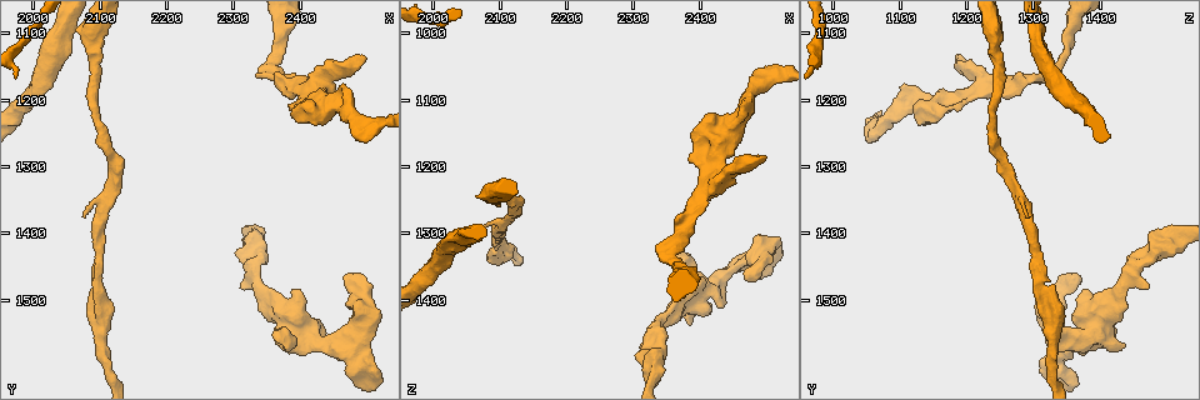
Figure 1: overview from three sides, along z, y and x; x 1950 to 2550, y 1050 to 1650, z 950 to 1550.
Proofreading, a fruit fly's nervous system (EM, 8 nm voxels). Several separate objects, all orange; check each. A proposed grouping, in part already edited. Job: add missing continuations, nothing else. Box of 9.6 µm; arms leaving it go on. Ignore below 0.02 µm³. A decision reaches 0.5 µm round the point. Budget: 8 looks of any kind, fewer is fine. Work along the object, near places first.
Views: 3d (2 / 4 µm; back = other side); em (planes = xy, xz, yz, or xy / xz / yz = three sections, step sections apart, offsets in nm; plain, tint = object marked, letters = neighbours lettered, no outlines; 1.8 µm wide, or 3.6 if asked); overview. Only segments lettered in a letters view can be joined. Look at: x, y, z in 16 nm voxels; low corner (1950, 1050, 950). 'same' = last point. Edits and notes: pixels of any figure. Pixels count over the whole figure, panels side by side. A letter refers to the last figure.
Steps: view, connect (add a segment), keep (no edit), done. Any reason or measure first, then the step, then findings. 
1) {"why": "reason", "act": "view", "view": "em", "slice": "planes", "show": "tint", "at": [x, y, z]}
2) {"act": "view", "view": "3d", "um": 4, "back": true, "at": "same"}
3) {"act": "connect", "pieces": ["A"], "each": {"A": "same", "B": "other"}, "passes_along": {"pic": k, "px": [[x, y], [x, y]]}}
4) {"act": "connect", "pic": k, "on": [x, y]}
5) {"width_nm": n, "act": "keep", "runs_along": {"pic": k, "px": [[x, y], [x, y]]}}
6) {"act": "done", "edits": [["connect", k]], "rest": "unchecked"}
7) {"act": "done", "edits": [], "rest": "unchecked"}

{"why": "branch stops here", "act": "view", "view": "em", "slice": "xz", "step": 4, "show": "tint", "at": [2310, 1485, 1470]}

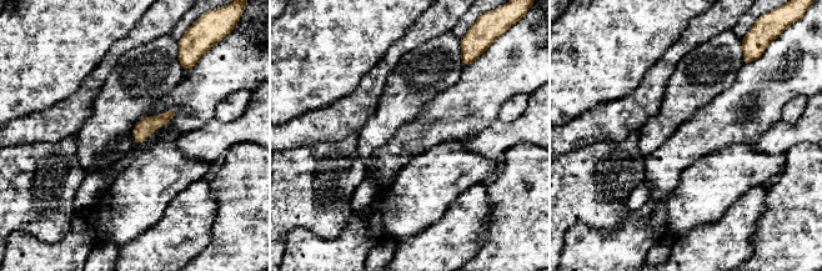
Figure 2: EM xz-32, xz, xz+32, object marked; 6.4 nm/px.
{"act": "view", "view": "em", "slice": "planes", "show": "letters", "at": "same"}

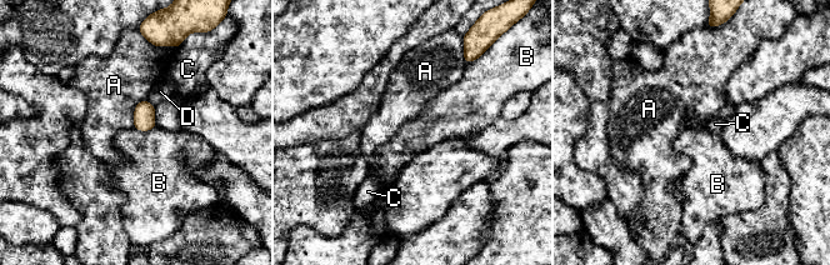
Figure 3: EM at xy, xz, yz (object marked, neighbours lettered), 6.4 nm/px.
{"act": "keep", "each": {"A": "other", "B": "other", "C": "other", "D": "other"}, "border": {"pic": 3, "px": [[134, 126], [140, 130], [155, 128]]}, "found": "no lettered segment goes on from it"}

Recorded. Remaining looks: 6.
{"why": "free end", "act": "view", "view": "em", "slice": "xz", "step": 16, "show": "tint", "at": [2385, 1570, 1435]}

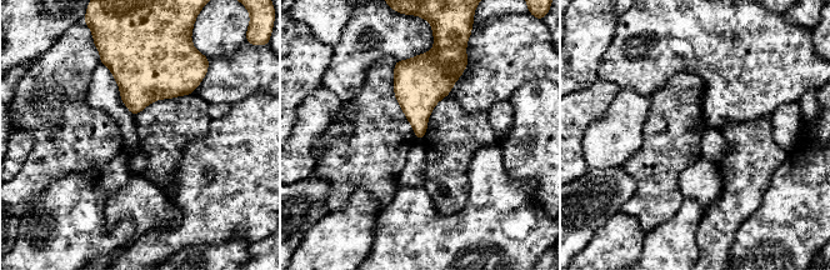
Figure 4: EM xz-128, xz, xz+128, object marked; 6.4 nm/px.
{"why": "another direction", "act": "view", "view": "em", "slice": "yz", "step": 8, "show": "letters", "at": "same"}

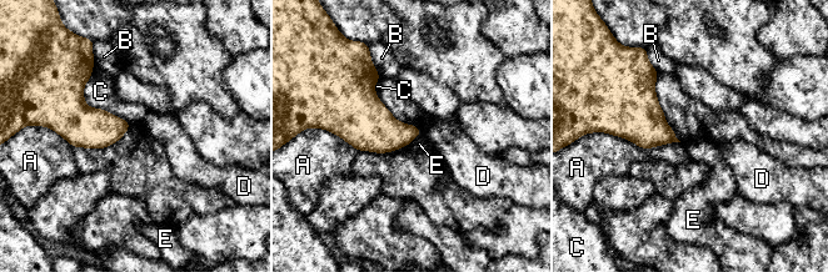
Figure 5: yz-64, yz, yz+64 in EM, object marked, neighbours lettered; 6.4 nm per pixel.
{"act": "keep", "each": {"A": "other", "B": "other", "C": "other", "D": "other", "E": "other"}, "border": {"pic": 5, "px": [[420, 134], [408, 144]]}, "found": "none of them fits"}

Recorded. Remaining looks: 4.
{"why": "branch stops here", "act": "view", "view": "3d", "um": 4, "back": true, "at": [2495, 1135, 1190]}

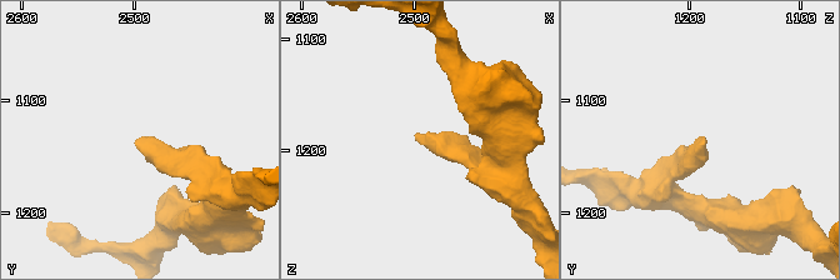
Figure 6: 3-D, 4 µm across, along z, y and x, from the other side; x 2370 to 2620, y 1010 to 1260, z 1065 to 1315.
{"act": "view", "view": "em", "slice": "xy", "step": 4, "show": "letters", "at": [2496, 1130, 1186]}

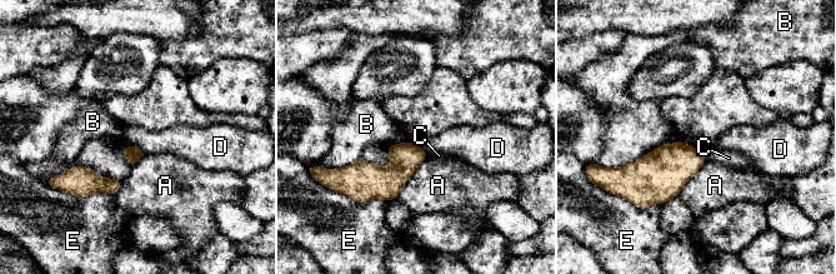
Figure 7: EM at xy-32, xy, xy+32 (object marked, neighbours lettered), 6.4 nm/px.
{"act": "view", "view": "em", "slice": "planes", "show": "letters", "at": "same"}

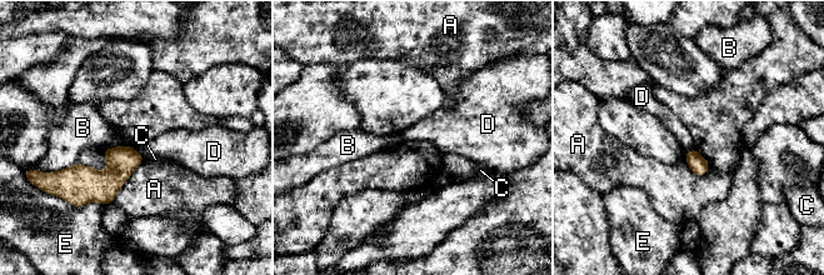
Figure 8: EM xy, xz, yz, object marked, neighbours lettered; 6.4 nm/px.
{"longest_contact_nm": ["A", 360], "act": "keep", "each": {"A": "other", "B": "other", "C": "other", "D": "other", "E": "other"}, "border": {"pic": 8, "px": [[135, 150], [144, 158]]}, "found": "none of them fits"}

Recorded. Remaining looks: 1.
{"act": "done", "edits": [], "rest": "unchecked"}

